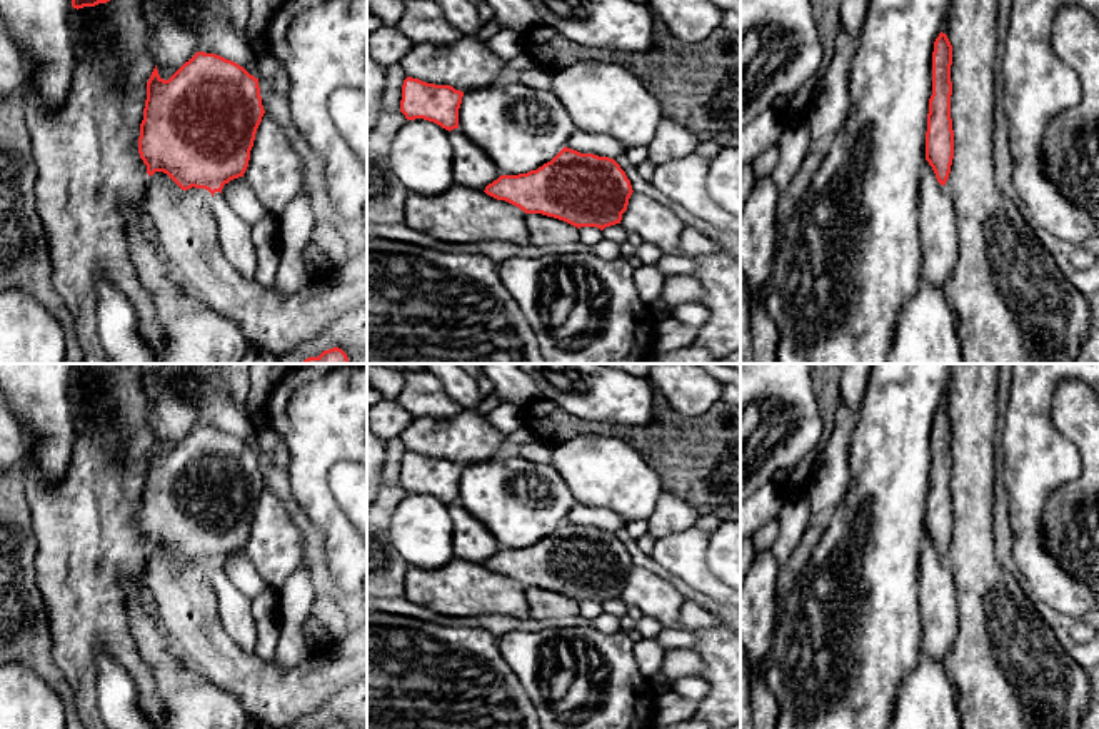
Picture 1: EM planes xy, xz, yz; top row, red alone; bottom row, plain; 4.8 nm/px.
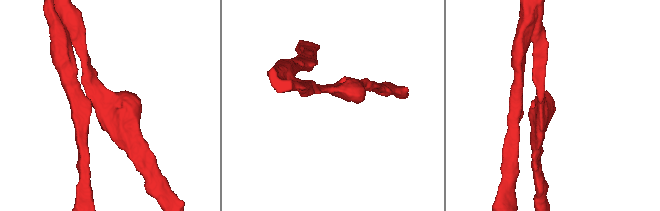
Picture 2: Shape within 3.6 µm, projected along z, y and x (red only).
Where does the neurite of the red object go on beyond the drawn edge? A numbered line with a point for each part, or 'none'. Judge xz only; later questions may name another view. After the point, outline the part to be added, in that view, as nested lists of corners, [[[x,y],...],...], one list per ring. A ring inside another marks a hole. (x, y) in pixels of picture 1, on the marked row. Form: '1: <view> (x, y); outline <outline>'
1: xz (544, 231); outline [[[525,214],[525,224],[529,229],[530,244],[537,247],[580,240],[577,227],[554,217]]]

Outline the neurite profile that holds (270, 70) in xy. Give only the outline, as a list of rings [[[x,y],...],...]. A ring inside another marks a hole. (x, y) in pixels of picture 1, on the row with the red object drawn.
[[[262,45],[257,53],[258,78],[268,83],[268,88],[275,95],[289,97],[289,77],[282,68],[280,62]]]

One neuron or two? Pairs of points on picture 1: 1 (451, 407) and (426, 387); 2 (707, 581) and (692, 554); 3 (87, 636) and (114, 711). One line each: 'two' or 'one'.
1: one
2: one
3: two

